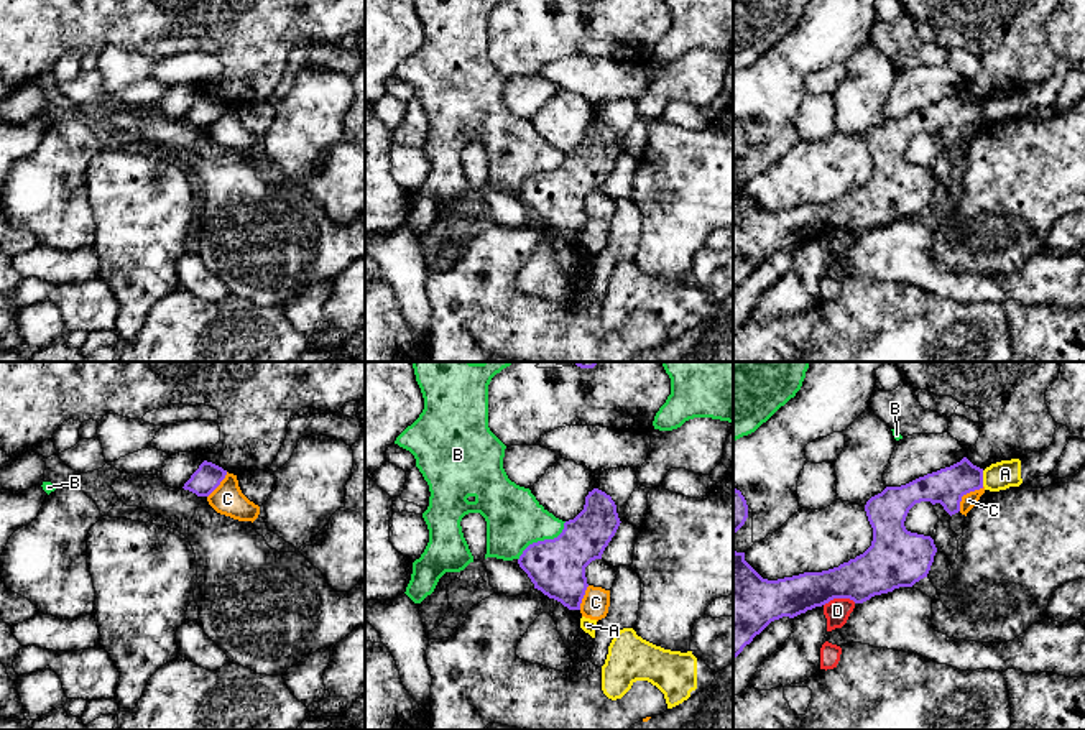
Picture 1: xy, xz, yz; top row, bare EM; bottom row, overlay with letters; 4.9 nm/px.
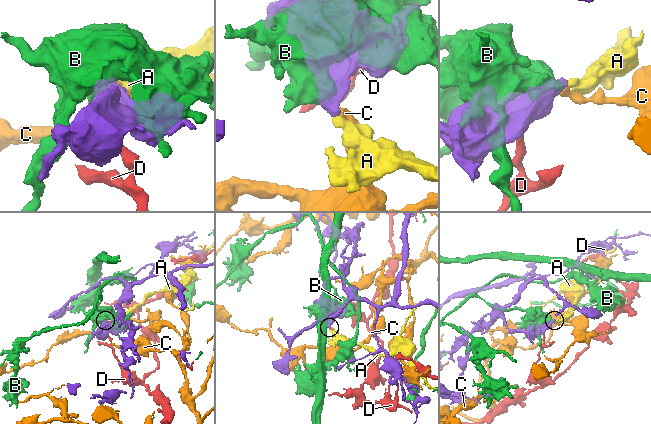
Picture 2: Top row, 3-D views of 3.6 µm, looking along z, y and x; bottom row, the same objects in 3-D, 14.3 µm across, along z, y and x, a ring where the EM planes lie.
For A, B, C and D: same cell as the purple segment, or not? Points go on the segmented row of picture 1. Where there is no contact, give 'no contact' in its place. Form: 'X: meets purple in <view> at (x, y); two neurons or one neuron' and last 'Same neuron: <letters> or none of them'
A: meets purple in yz at (982, 479); two neurons
B: meets purple in xz at (544, 540); two neurons
C: meets purple in yz at (965, 494); two neurons
D: meets purple in yz at (839, 597); two neurons
Same neuron: none of them

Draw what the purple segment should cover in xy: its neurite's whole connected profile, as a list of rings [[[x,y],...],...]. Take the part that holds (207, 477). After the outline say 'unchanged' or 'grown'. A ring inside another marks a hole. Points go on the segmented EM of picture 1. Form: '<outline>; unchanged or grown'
[[[204,460],[182,488],[196,493],[197,497],[209,497],[220,485],[225,475],[227,470]]]; unchanged

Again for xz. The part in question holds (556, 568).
[[[593,488],[585,497],[584,510],[564,523],[562,533],[554,539],[529,544],[518,564],[534,589],[569,610],[580,610],[589,587],[585,567],[602,559],[620,523],[612,497]]]; unchanged

